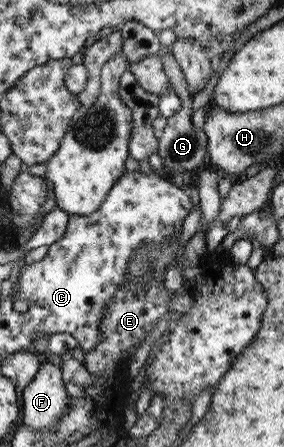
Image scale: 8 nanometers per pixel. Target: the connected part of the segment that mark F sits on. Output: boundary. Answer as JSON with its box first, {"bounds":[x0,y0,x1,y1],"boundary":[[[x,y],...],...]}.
{"bounds":[19,360,71,431],"boundary":[[[51,360],[40,362],[36,377],[29,382],[22,392],[19,392],[21,401],[21,422],[36,431],[54,431],[60,416],[70,407],[71,397],[65,390],[62,379],[62,370]]]}

